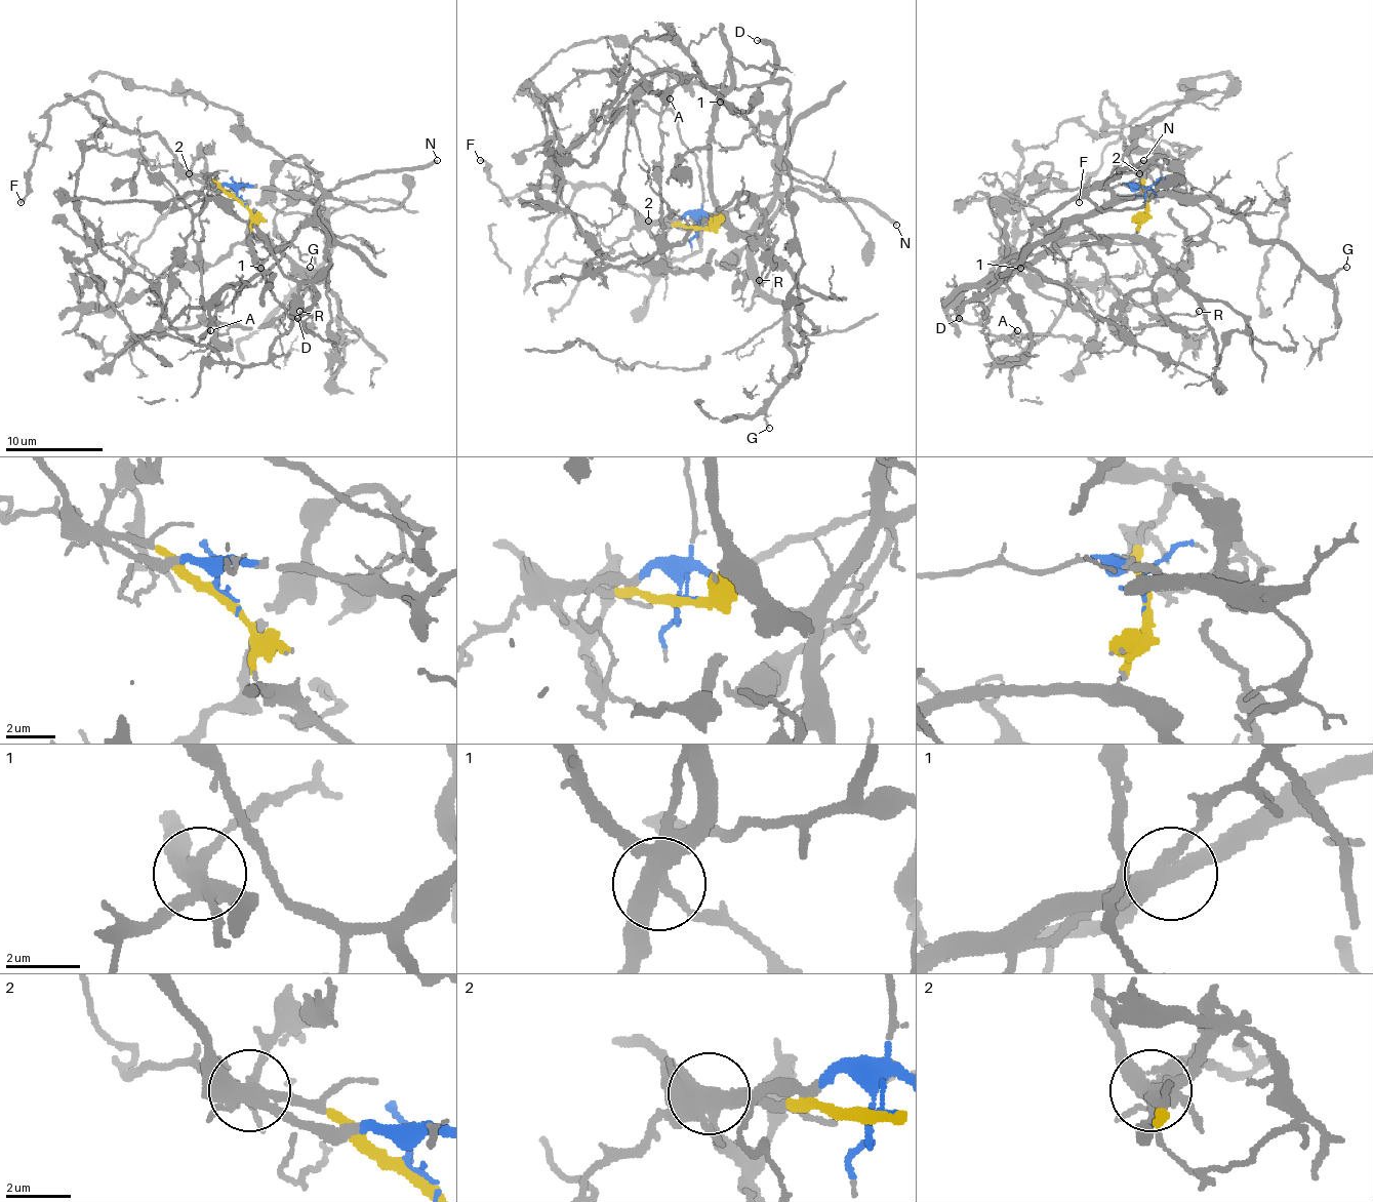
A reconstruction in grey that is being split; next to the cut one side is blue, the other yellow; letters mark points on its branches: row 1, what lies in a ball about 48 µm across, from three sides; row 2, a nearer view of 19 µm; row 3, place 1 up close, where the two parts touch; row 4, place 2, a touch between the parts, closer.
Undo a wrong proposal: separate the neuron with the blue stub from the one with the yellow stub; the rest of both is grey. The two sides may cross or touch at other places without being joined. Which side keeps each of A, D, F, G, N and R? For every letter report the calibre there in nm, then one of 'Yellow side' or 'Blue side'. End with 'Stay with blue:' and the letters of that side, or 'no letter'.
A: Thickness 140 nm. Yellow side
D: Thickness 260 nm. Yellow side
F: Thickness 200 nm. Blue side
G: Thickness 160 nm. Blue side
N: Thickness 300 nm. Blue side
R: Thickness 140 nm. Yellow side
Stay with blue: F, G, N

